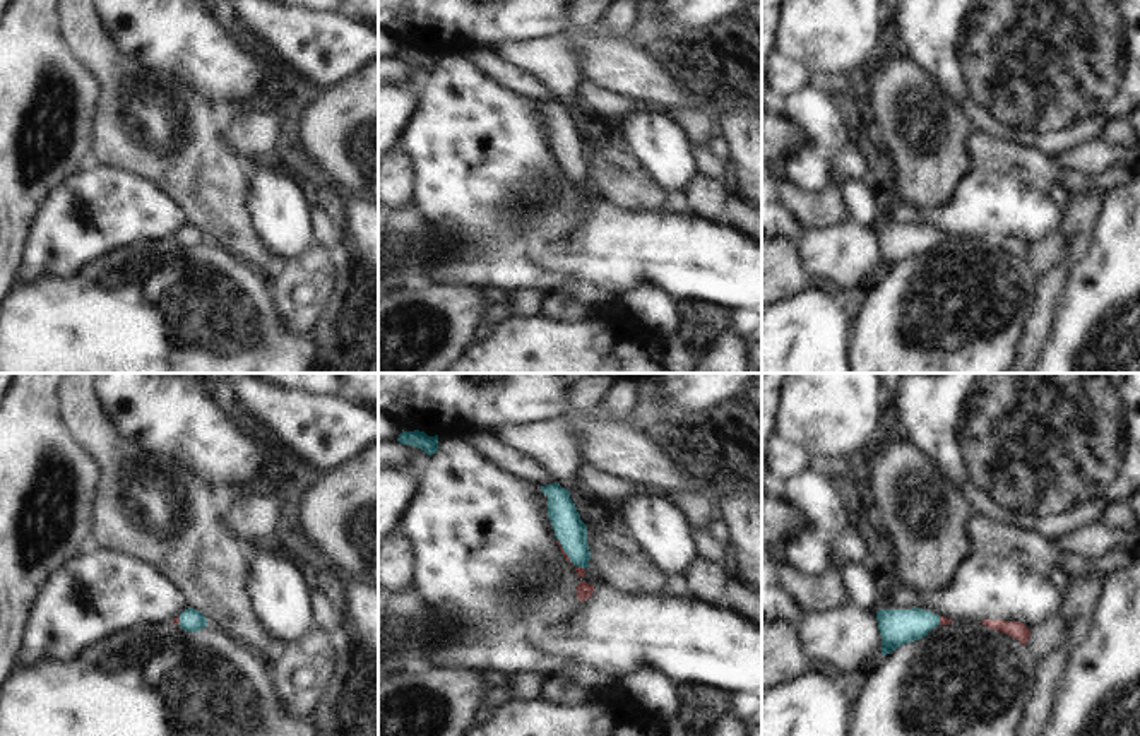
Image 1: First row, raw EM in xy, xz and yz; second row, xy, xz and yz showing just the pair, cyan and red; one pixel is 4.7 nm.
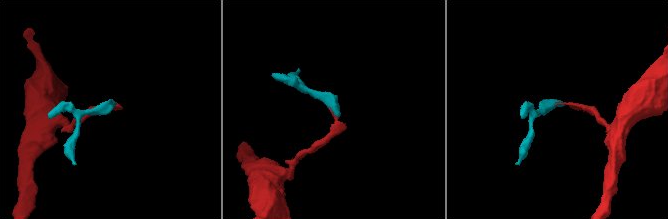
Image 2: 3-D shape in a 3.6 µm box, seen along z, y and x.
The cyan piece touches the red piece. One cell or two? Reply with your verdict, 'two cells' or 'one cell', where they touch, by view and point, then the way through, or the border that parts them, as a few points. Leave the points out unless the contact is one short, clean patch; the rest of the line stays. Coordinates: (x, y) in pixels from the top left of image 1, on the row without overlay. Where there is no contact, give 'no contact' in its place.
one cell | xz (569, 173) | across xz (570, 148), (569, 173), (581, 189)

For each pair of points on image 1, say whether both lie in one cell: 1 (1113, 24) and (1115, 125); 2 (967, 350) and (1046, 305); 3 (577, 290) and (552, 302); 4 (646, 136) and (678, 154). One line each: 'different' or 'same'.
1: different
2: different
3: different
4: same

